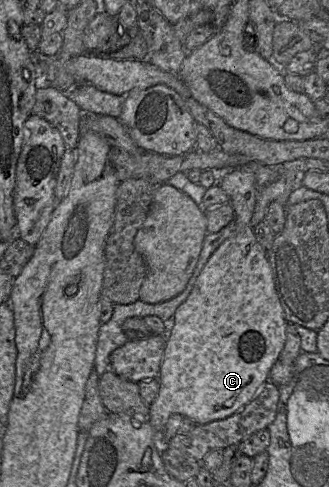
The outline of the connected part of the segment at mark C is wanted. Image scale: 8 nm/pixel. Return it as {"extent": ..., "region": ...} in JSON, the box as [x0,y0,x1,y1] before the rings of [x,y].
{"extent":[149,168,288,448],"region":[[[239,168],[230,169],[222,173],[219,178],[218,185],[229,196],[229,203],[235,212],[234,222],[236,225],[236,231],[235,235],[226,239],[213,252],[203,267],[202,271],[200,272],[199,276],[197,277],[189,296],[176,309],[172,322],[167,323],[167,345],[158,377],[160,382],[160,390],[155,401],[151,404],[149,410],[149,423],[155,431],[155,445],[157,448],[158,445],[160,445],[160,442],[163,440],[165,425],[172,414],[180,414],[184,418],[193,419],[198,425],[205,425],[213,421],[225,419],[235,414],[250,401],[252,401],[263,387],[263,385],[269,380],[270,370],[272,366],[279,360],[280,354],[286,342],[286,327],[288,322],[285,319],[282,306],[276,294],[272,269],[267,258],[267,252],[257,242],[253,232],[253,227],[251,226],[251,218],[253,216],[257,195],[260,189],[256,184],[255,176],[248,170]]]}

